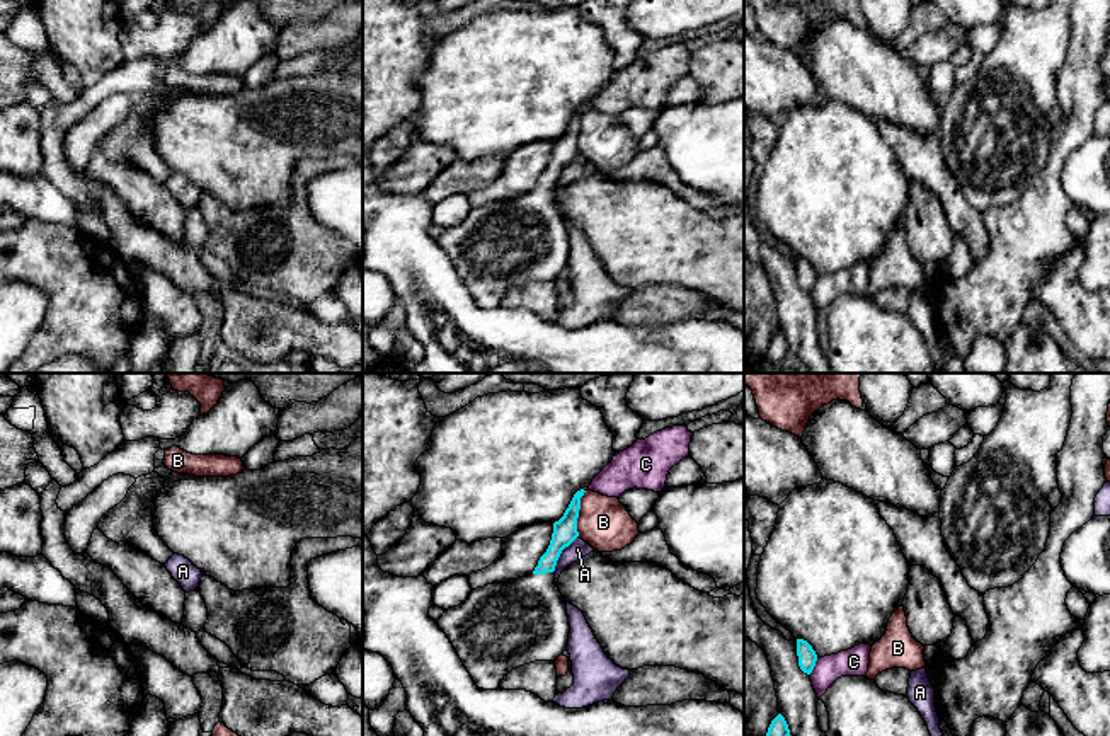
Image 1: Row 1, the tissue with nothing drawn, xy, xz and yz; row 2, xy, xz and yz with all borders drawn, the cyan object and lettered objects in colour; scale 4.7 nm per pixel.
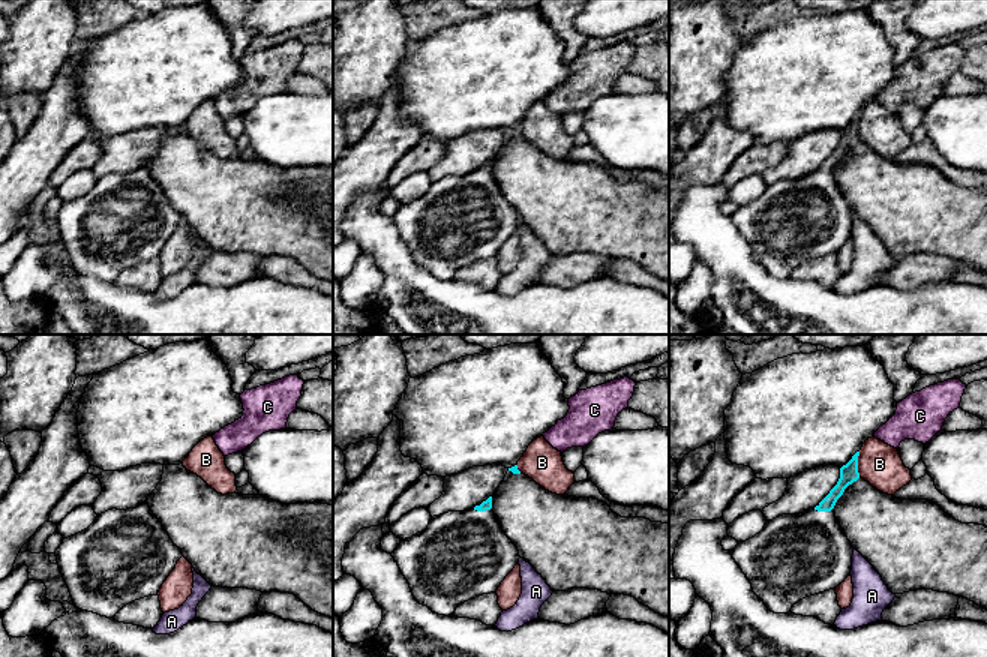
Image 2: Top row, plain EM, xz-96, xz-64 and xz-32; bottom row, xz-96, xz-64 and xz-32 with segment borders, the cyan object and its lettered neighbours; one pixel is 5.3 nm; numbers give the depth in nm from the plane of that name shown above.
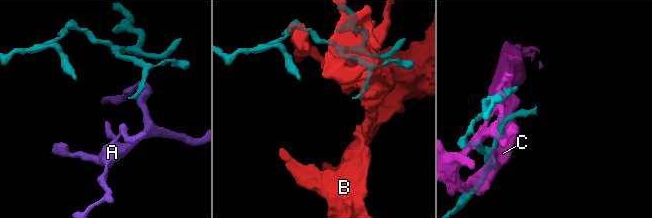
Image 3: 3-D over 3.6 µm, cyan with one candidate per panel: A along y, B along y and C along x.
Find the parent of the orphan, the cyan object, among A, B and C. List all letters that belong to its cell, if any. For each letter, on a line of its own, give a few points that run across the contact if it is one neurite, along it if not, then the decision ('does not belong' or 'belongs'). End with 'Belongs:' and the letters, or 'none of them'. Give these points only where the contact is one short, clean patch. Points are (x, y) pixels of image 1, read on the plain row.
A: line xz (577, 154), (562, 169), (552, 189); does not belong
B: does not belong
C: does not belong
Belongs: none of them

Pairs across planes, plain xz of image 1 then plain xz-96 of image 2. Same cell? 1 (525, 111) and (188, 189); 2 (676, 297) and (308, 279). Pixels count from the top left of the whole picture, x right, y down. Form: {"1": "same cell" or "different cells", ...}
{"1": "different cells", "2": "different cells"}

